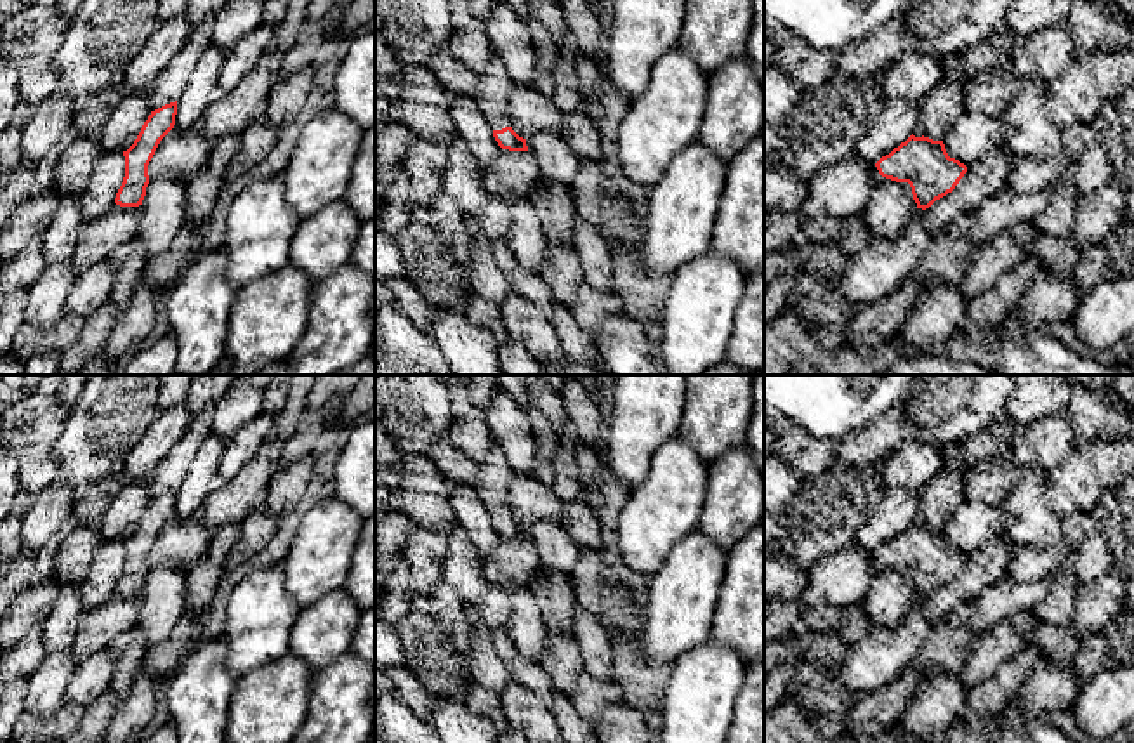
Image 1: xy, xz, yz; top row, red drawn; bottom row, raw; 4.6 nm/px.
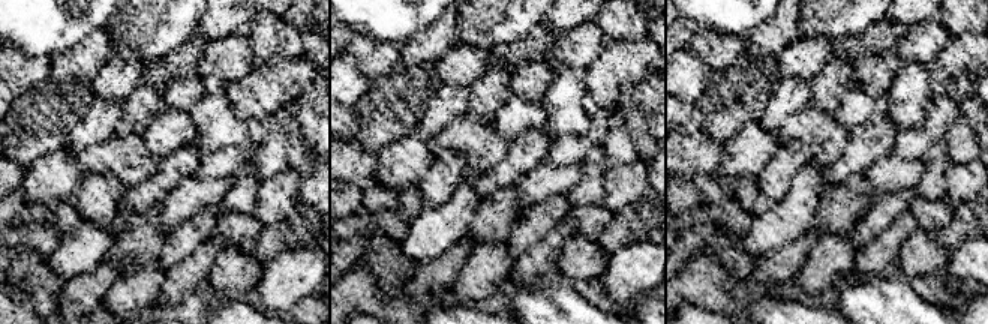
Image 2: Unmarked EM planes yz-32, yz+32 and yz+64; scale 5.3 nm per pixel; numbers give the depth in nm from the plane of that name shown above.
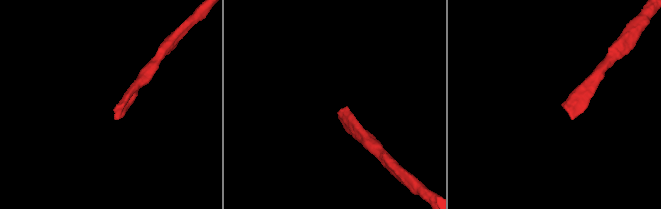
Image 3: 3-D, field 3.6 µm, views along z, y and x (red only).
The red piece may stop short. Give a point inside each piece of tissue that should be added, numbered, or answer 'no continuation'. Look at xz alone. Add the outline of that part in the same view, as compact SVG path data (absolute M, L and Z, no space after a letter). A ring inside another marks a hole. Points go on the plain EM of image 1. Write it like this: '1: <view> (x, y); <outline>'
1: xz (494, 473); M493 446L490 453L478 462L478 476L472 488L488 509L491 519L509 516L507 493L512 476L514 470L497 446Z

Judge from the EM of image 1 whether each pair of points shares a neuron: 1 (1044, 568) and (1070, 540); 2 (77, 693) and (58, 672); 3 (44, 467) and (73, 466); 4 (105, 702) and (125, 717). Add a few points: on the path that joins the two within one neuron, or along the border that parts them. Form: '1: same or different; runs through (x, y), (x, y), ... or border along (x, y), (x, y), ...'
1: same; runs through (1051, 561), (1065, 547)
2: different; border along (77, 665), (66, 686), (63, 703)
3: different; border along (65, 427), (54, 447), (58, 476)
4: different; border along (122, 700), (108, 724)

